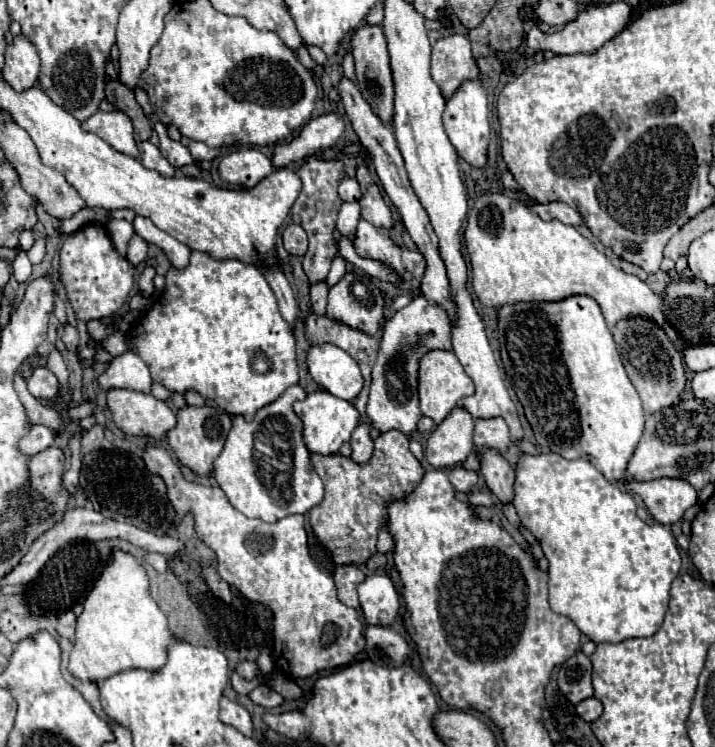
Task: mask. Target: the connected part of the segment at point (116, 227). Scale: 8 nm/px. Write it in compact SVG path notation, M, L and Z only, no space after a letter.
M111 220L111 222L107 224L107 228L109 228L109 234L111 234L113 246L117 248L117 252L121 252L121 256L125 256L125 252L127 252L127 242L129 242L131 236L135 234L133 224L127 222L127 220Z

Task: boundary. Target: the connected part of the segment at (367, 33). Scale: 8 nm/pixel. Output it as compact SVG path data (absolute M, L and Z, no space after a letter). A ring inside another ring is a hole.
M361 26L353 32L353 58L355 58L355 74L357 74L357 86L363 94L363 98L369 102L373 112L379 116L379 120L385 126L391 126L393 122L393 78L389 68L389 54L387 54L387 40L381 26Z

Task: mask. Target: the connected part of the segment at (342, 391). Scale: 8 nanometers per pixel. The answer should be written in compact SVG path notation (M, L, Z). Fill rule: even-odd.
M311 346L307 366L317 384L343 400L355 400L363 390L363 374L359 364L339 346Z

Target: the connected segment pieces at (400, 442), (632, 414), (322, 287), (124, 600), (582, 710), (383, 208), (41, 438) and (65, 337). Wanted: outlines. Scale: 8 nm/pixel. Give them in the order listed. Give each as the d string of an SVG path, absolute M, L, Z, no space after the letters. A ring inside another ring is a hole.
M397 430L379 434L375 438L375 452L367 464L355 464L341 454L311 454L313 466L325 484L325 500L309 512L309 522L321 544L331 552L335 564L365 564L377 552L377 534L387 526L387 504L411 494L423 478L421 462L409 450L409 438Z
M571 296L561 302L519 302L503 306L499 310L499 340L505 348L505 356L501 354L501 358L507 378L523 404L537 446L557 452L567 460L585 458L593 462L609 482L623 484L629 478L627 464L643 436L645 414L641 398L621 364L599 304L589 296Z
M315 282L311 286L311 310L313 312L325 314L325 308L327 308L327 292L329 292L327 282Z
M113 548L113 550L111 550L111 562L103 564L103 568L101 568L101 572L99 572L99 576L97 576L97 580L95 580L95 586L91 588L91 592L87 594L87 598L85 598L85 602L83 602L83 612L81 612L81 616L77 618L75 648L73 648L71 658L69 658L69 672L71 672L75 678L79 678L79 680L97 680L97 682L99 682L99 680L105 680L105 678L113 676L113 672L123 672L125 668L157 670L157 668L161 668L161 666L165 664L165 660L167 660L167 652L165 652L165 648L169 646L169 640L173 640L173 634L171 634L171 630L169 630L169 626L167 626L167 618L165 618L165 614L159 610L157 602L155 602L153 596L151 596L151 590L149 590L149 576L147 576L145 566L143 566L133 554L129 554L129 552L121 550L121 548Z
M585 698L583 702L577 704L577 714L585 720L585 722L593 722L595 718L599 718L603 712L603 704L597 698Z
M361 164L357 168L357 180L359 180L361 190L363 190L363 198L359 200L361 216L377 228L391 228L393 226L391 208L385 204L385 200L379 192L379 186L373 184L373 178L369 174L367 164Z
M31 426L31 430L19 440L19 450L25 456L35 456L37 452L53 444L53 432L45 426Z
M65 324L65 326L63 326L61 340L65 342L67 350L75 352L75 350L77 350L77 346L79 346L79 334L77 334L77 328L75 328L75 326L69 326L69 324Z

